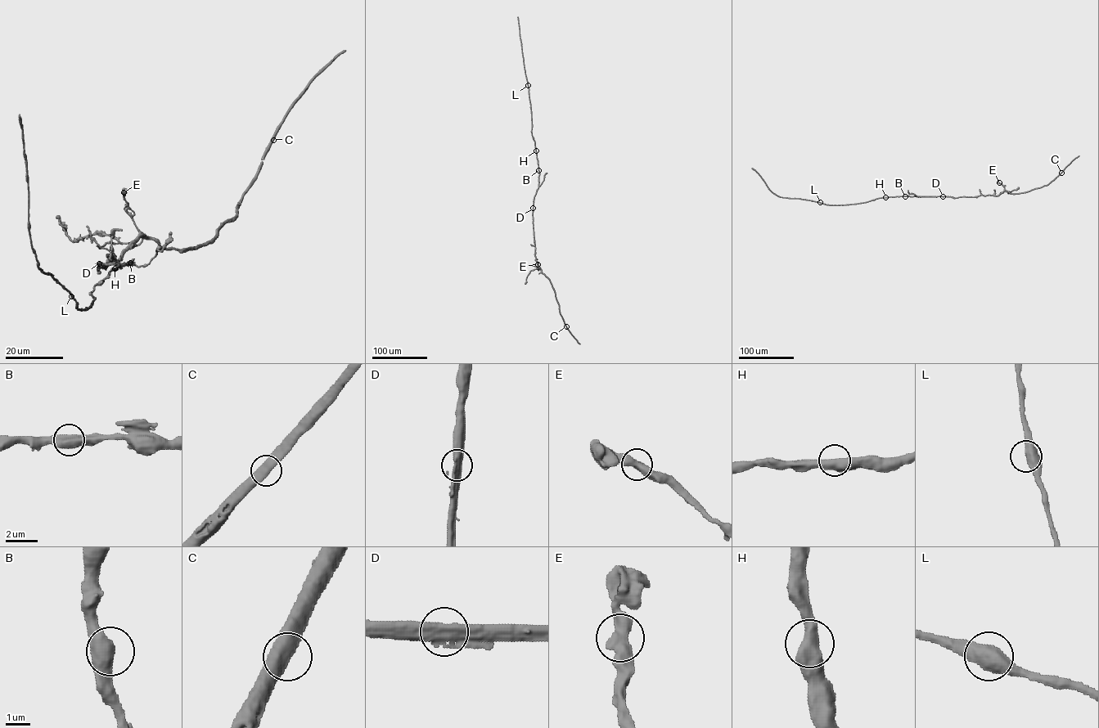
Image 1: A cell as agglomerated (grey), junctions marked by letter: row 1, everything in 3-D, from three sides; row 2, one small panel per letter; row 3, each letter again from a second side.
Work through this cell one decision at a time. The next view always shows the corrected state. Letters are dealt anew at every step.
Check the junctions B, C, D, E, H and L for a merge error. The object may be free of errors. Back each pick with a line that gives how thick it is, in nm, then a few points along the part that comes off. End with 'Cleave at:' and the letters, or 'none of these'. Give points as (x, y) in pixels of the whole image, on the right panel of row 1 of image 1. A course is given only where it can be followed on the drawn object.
Cleave at: none of these

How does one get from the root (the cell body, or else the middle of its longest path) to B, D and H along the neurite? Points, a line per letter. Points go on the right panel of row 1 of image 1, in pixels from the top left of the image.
B: (921, 196), (905, 196)
D: (921, 196), (943, 196)
H: (921, 196), (885, 197)

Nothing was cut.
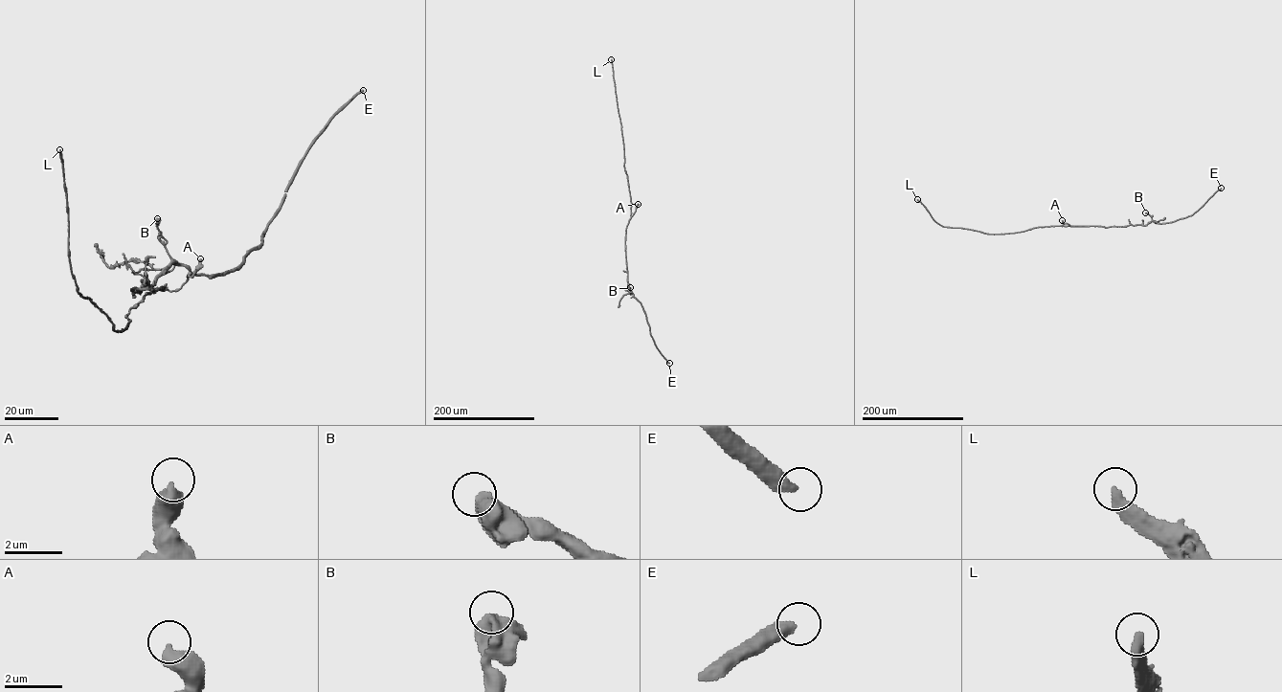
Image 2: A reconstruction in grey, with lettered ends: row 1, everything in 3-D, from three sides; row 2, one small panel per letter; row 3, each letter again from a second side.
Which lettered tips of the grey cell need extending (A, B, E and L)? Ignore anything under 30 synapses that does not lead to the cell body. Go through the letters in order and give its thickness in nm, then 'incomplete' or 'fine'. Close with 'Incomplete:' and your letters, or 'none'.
A: 500 nm | fine
B: 650 nm | fine
E: 440 nm | fine
L: 380 nm | incomplete
Incomplete: L

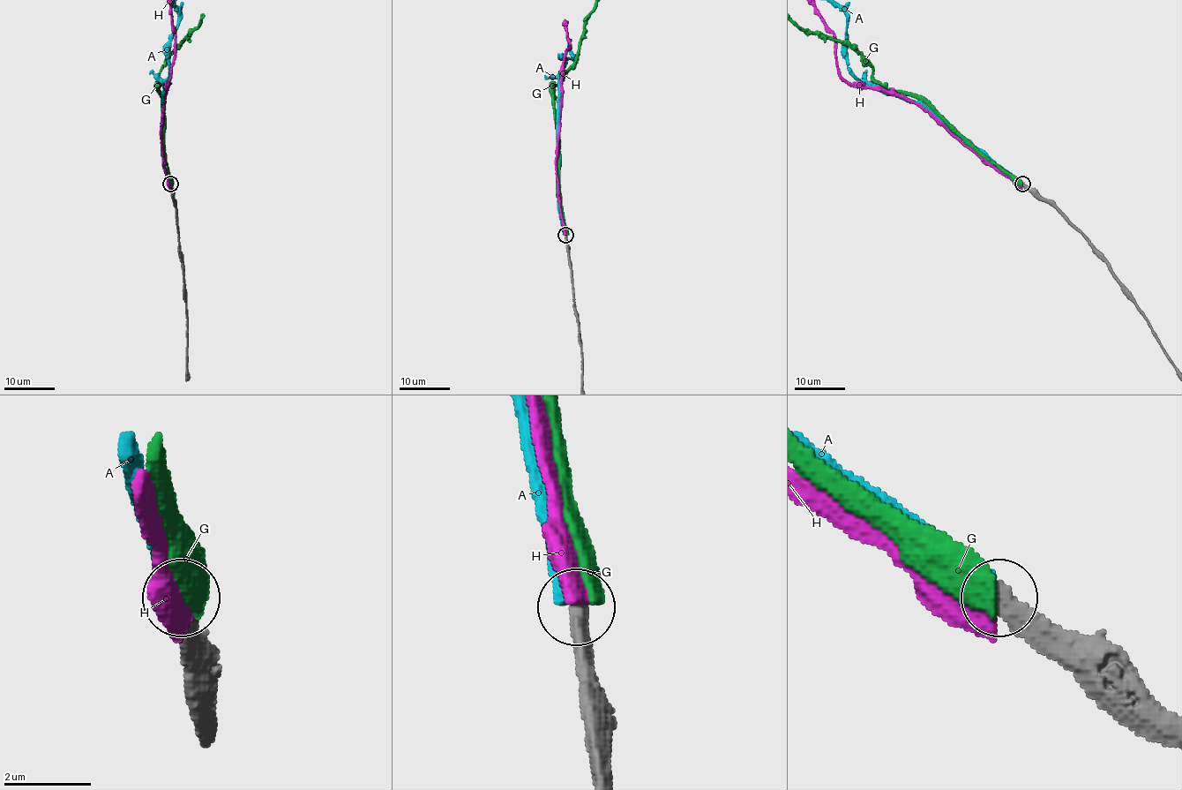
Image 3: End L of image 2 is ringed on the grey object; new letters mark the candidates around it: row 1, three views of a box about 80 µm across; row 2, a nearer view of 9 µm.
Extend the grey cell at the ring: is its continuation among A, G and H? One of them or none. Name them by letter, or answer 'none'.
none

